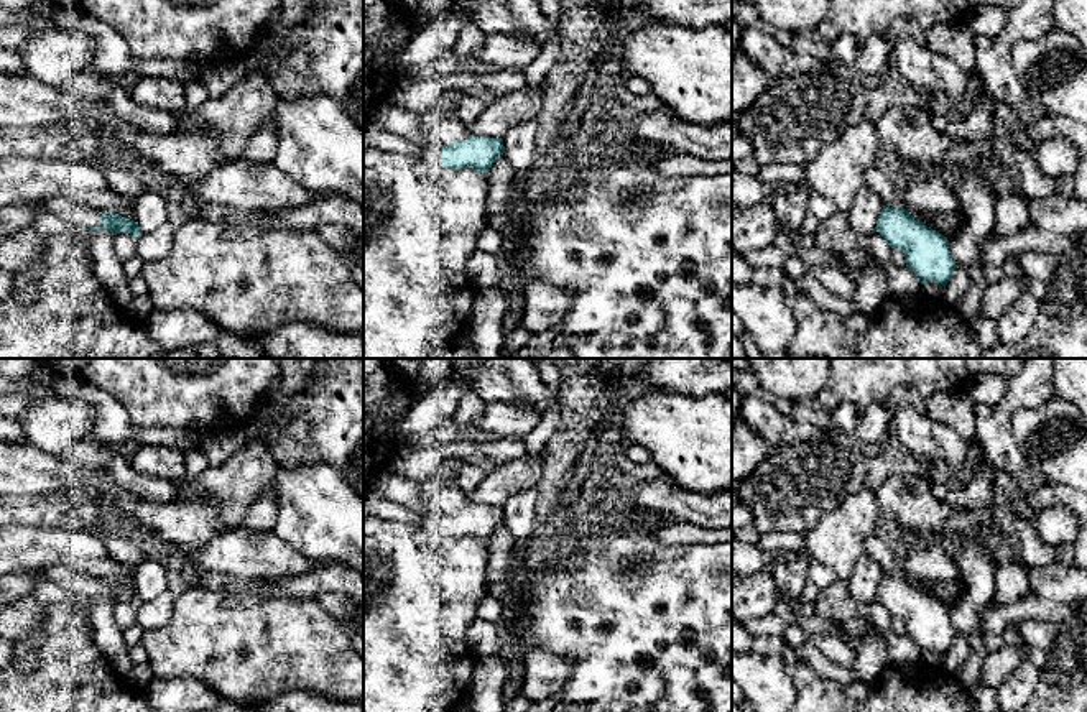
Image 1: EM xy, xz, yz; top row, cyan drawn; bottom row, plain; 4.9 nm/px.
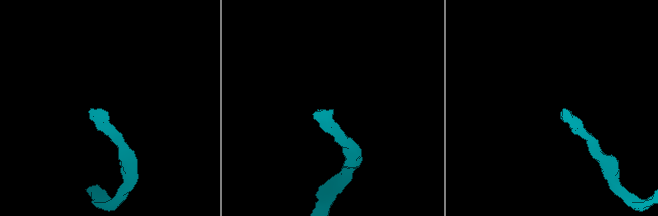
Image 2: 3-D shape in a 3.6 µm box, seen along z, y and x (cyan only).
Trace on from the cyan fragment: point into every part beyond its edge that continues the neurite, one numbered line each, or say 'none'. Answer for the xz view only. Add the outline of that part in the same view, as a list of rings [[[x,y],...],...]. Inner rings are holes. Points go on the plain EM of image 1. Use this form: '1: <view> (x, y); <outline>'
1: xz (443, 497); [[[429,477],[419,482],[419,492],[428,508],[434,510],[439,516],[449,515],[456,508],[467,508],[472,505],[454,482],[442,482]]]

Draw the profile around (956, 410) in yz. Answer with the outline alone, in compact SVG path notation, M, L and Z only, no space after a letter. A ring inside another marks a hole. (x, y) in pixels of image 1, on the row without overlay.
M941 391L924 401L926 416L954 429L965 442L975 441L975 403L965 391Z

